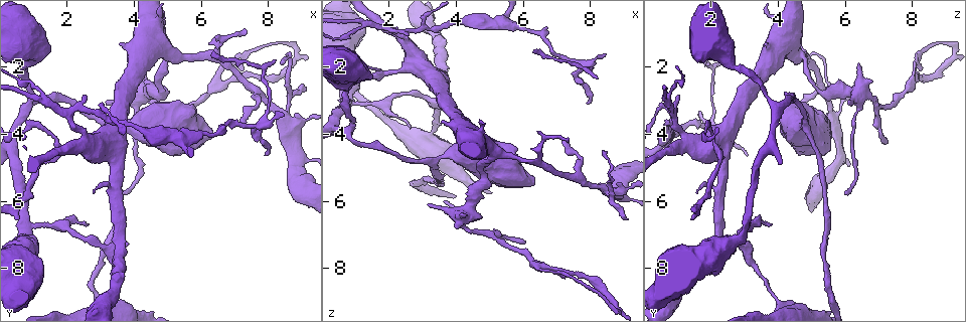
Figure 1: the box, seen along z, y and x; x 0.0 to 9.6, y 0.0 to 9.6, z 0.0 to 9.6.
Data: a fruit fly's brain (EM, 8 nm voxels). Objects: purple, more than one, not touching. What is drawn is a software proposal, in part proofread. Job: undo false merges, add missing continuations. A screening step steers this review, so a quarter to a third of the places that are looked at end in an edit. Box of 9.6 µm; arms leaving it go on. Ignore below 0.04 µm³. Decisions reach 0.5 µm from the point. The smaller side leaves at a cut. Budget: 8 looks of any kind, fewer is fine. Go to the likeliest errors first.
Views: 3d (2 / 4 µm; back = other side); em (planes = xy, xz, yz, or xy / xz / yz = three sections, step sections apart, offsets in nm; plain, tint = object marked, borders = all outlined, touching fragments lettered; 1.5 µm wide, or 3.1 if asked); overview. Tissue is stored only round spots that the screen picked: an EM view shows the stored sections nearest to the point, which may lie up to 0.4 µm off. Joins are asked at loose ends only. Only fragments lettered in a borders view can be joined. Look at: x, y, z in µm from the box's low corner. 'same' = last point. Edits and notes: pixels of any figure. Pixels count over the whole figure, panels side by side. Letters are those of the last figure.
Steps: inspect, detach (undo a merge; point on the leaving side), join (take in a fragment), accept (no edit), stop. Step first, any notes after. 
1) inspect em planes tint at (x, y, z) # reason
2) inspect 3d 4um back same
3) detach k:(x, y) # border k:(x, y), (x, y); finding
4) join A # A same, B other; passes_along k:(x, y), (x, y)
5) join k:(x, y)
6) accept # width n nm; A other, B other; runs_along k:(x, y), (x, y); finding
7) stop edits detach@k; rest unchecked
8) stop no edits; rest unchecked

inspect 3d 4um back at (0.80, 3.25, 3.95)

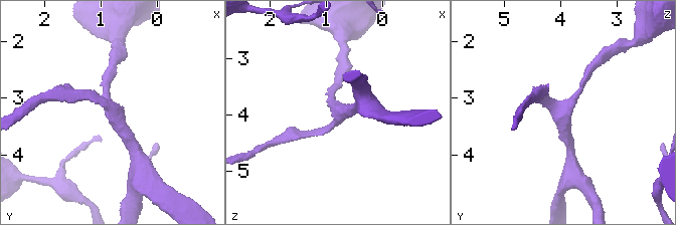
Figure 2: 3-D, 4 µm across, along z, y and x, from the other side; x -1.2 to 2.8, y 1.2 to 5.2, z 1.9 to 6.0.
inspect em yz step 8 tint at (0.85, 3.30, 3.95) # arms 3; shape alone is not enough

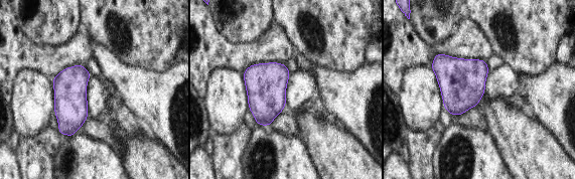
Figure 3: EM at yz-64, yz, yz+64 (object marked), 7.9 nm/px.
inspect em xy step 8 borders same

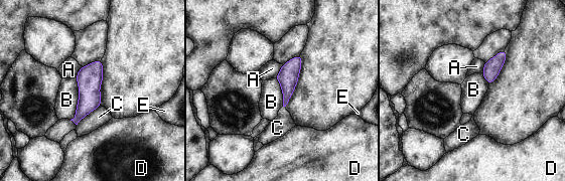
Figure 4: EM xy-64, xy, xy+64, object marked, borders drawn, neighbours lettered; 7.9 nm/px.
accept # width 180 nm; A other, B other, C other, D other, E other; border 4:(100, 105), (87, 114), (77, 125); continuous, no second neuron

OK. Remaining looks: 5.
inspect em xz step 4 tint at (0.75, 6.80, 3.05) # three arms meet

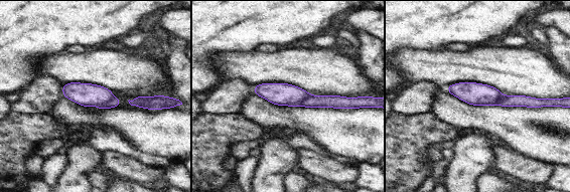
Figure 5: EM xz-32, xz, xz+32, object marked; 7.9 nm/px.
inspect em yz step 4 tint same # cut it another way

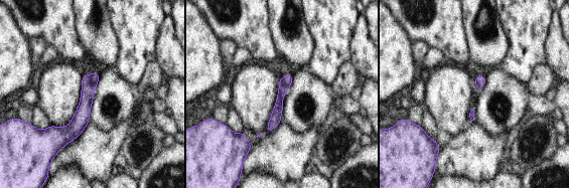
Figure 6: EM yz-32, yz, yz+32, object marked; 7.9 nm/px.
inspect em yz step 4 borders same # what lies round it

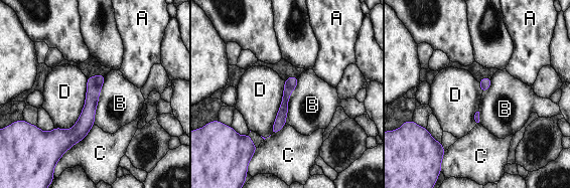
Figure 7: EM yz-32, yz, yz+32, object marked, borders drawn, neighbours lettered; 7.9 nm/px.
detach 7:(100, 79) # A other, B other, C other, D other; border 7:(96, 76), (96, 84), (100, 88); two neurons meet here

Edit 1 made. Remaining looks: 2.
stop edits detach@7; rest unchecked

